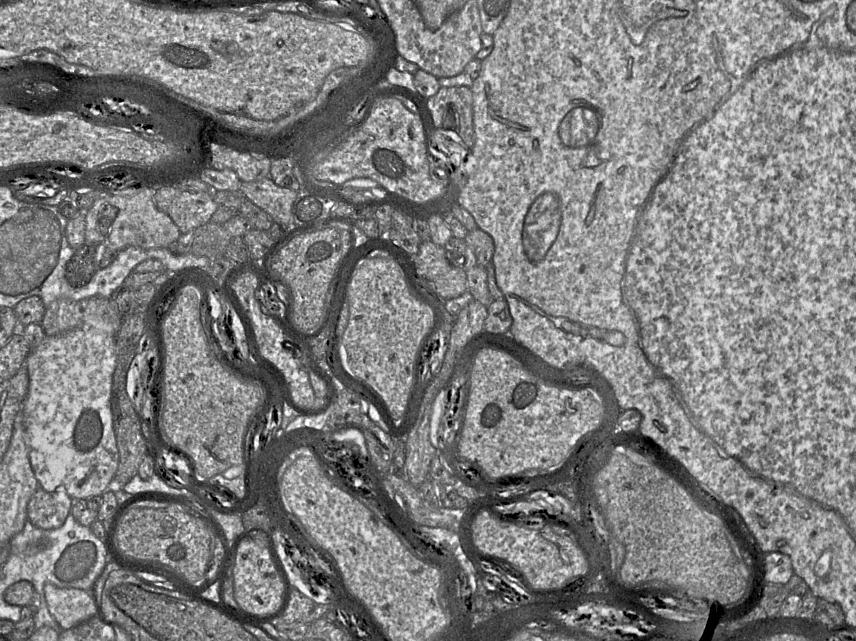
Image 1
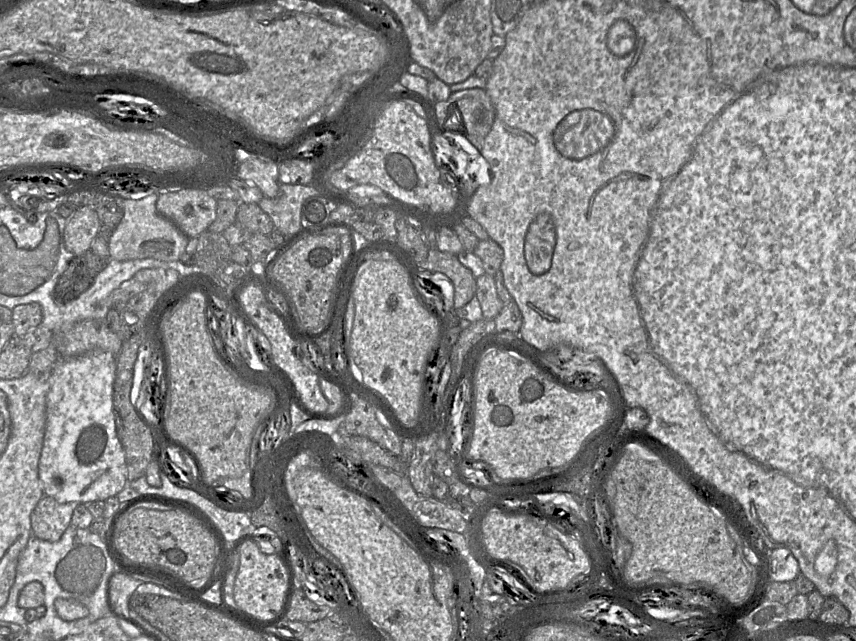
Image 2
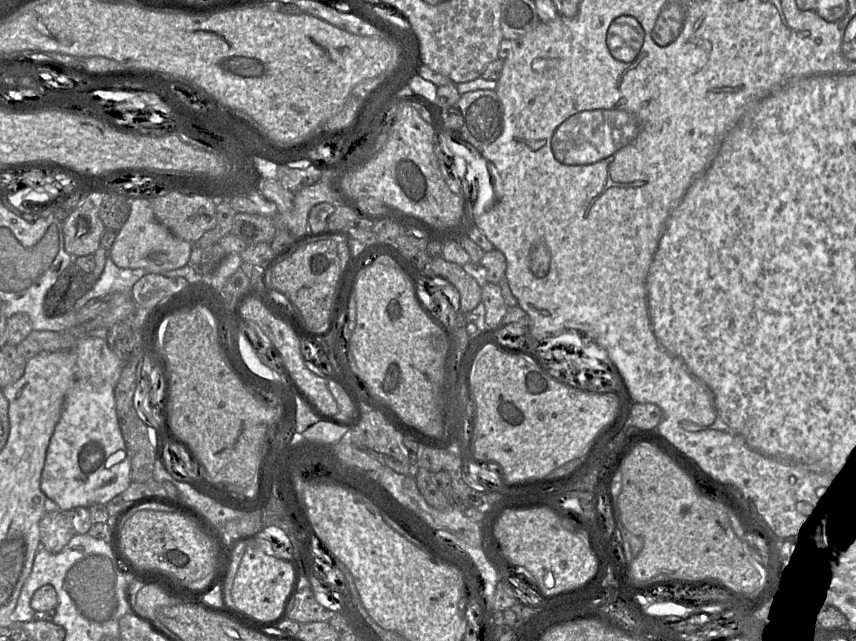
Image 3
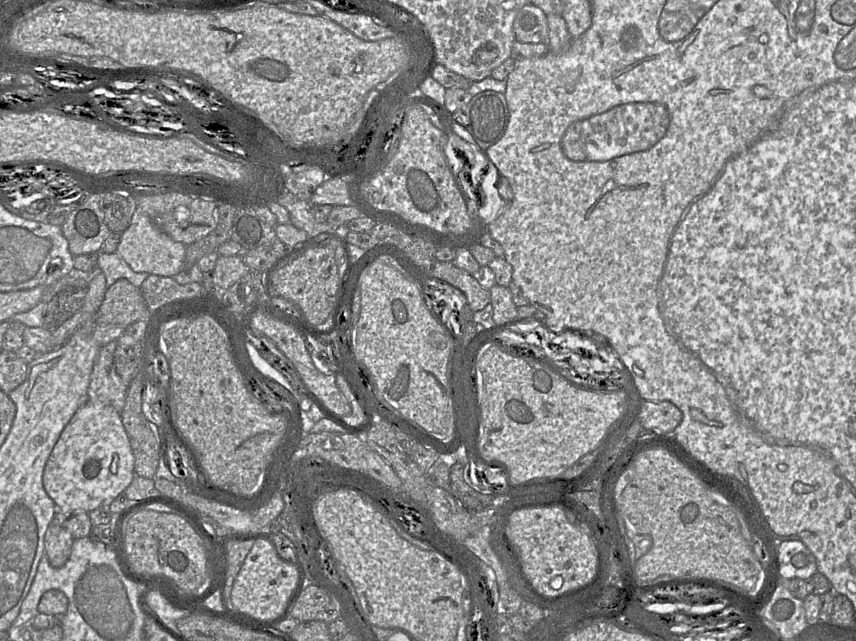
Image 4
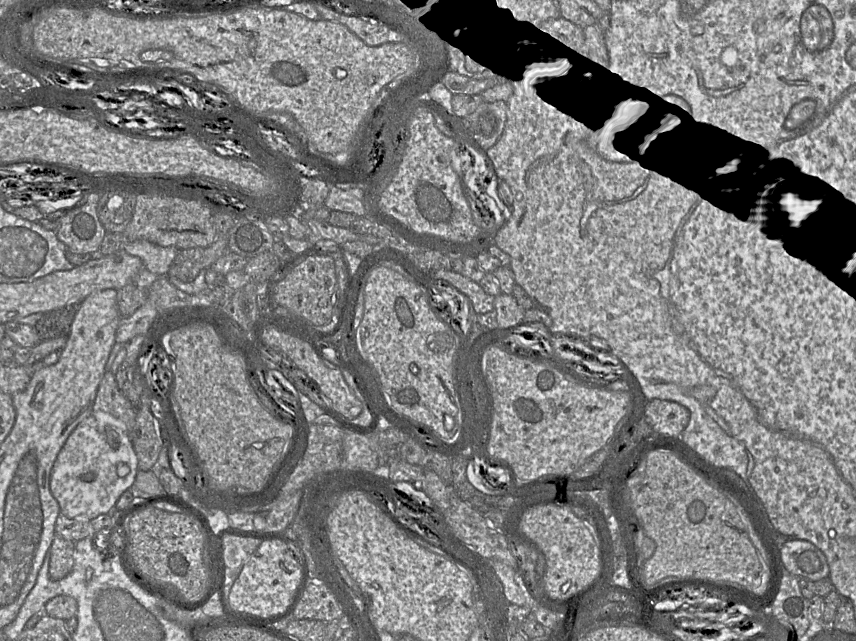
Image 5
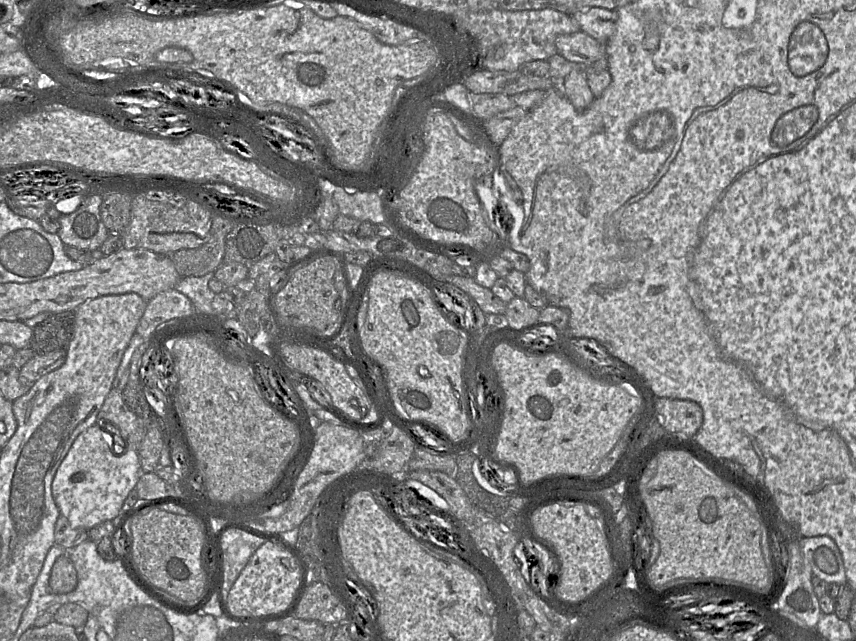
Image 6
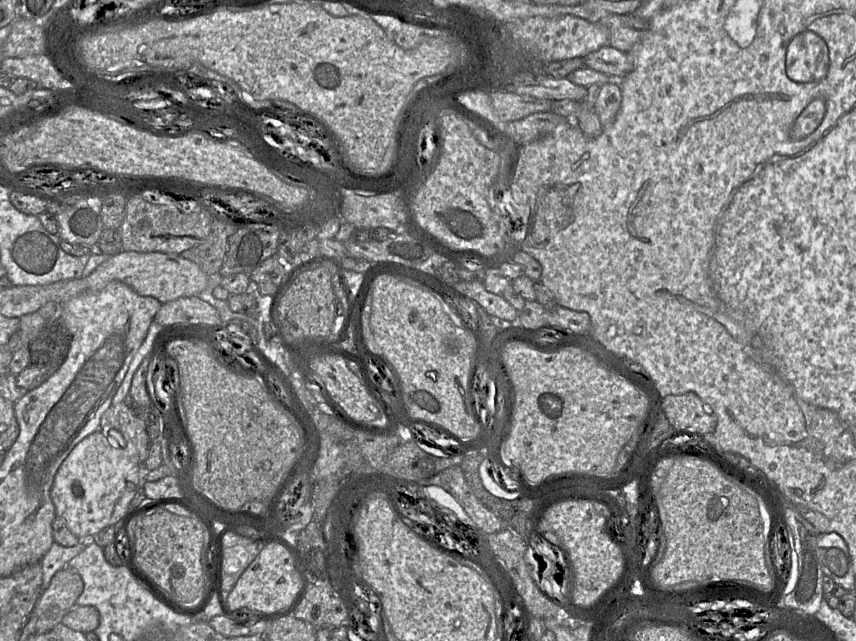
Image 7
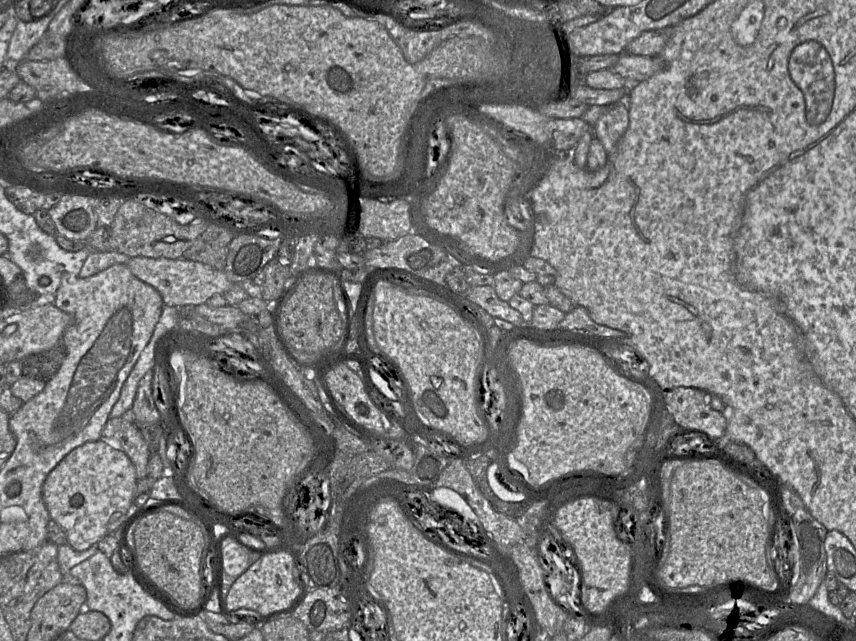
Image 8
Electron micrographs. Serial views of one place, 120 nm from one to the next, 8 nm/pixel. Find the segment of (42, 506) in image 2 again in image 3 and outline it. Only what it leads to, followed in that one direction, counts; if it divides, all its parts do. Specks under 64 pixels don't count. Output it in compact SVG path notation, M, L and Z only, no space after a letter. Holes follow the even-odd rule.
M46 497L46 513L39 522L41 546L52 554L59 553L76 534L69 517L69 511L61 511L59 506Z

